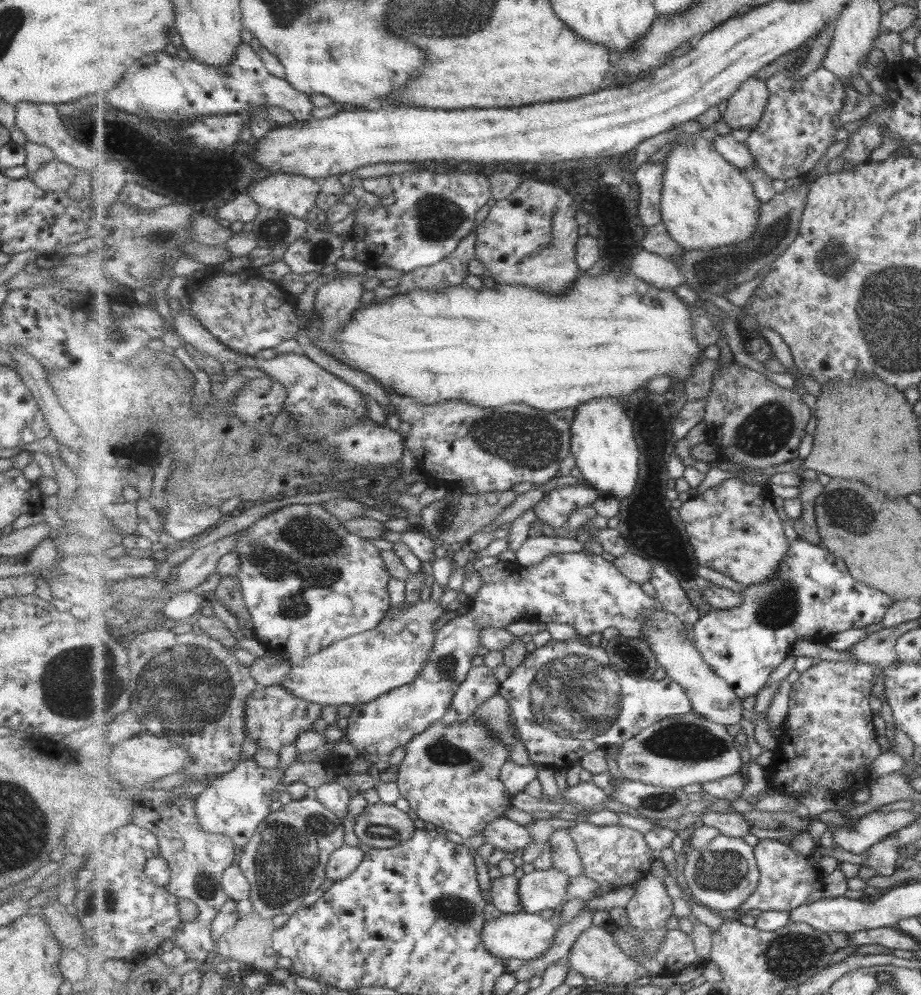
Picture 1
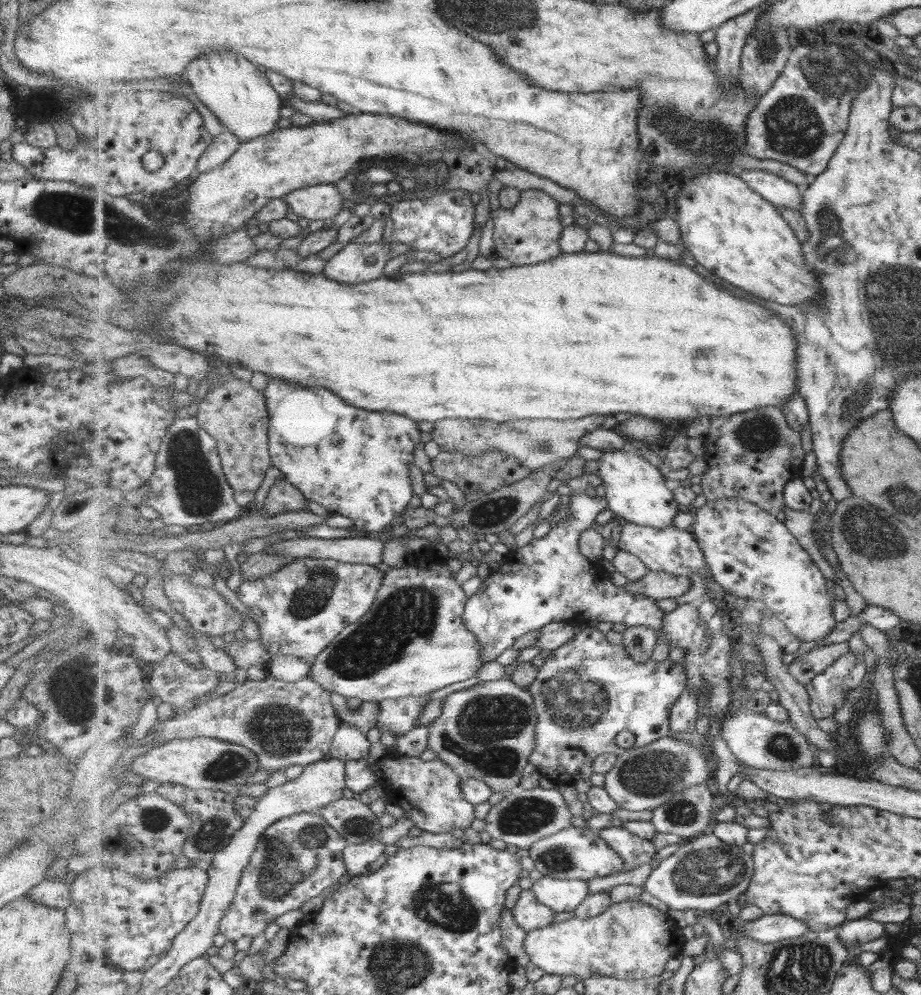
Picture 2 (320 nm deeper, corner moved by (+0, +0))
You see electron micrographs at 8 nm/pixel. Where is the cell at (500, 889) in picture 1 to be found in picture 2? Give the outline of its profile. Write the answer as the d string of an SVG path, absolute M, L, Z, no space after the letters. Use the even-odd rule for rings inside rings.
M531 888L521 893L512 913L516 924L527 932L549 926L554 922L556 914L536 897Z

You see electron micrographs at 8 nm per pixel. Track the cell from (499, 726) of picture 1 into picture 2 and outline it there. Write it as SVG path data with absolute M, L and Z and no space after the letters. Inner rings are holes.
M510 678L479 682L473 687L461 689L448 694L442 699L442 713L431 722L428 734L428 748L445 761L461 778L477 778L492 786L493 792L508 794L519 786L523 778L523 768L537 746L536 726L538 714L536 700L525 688L517 686Z

